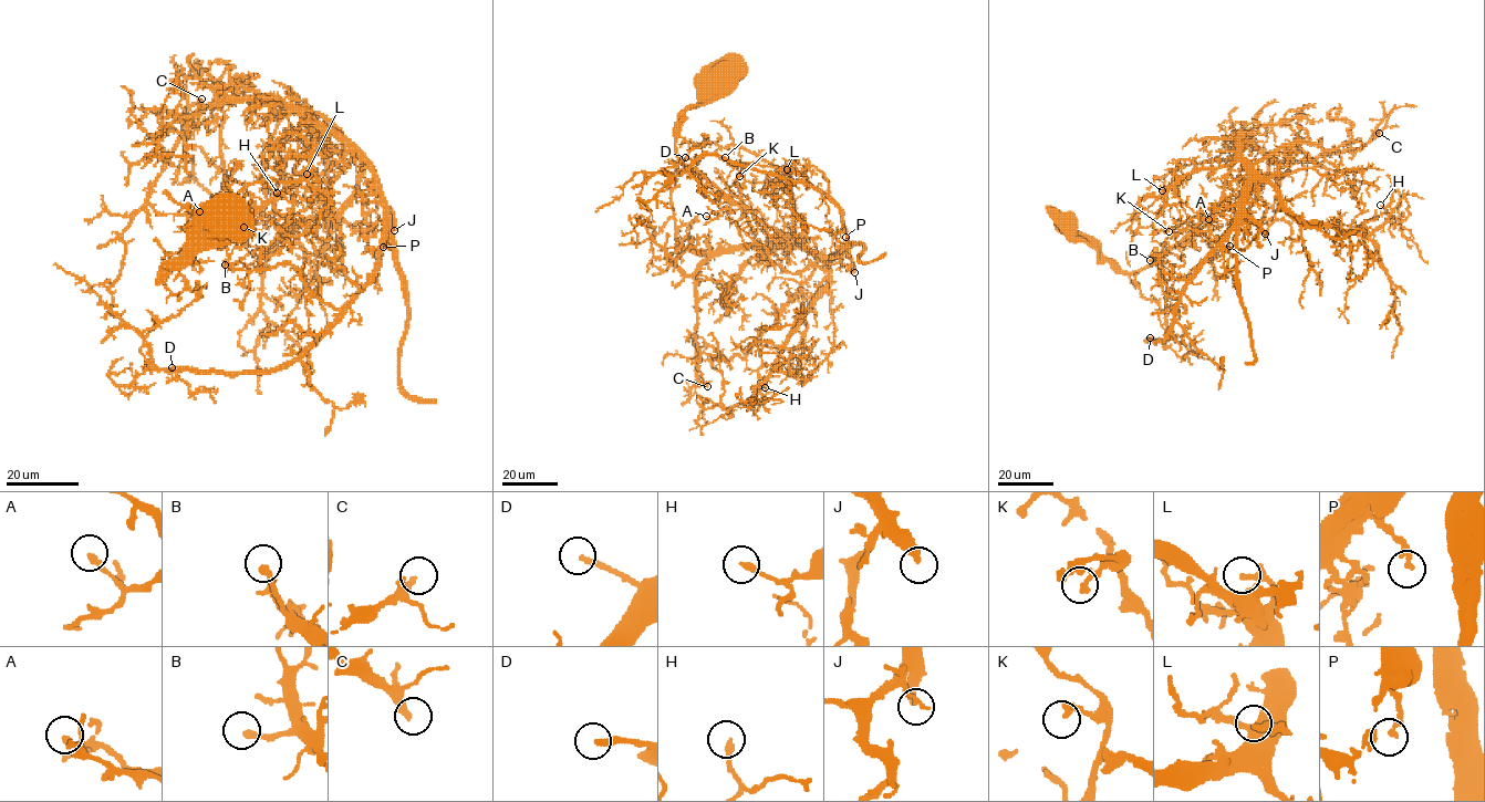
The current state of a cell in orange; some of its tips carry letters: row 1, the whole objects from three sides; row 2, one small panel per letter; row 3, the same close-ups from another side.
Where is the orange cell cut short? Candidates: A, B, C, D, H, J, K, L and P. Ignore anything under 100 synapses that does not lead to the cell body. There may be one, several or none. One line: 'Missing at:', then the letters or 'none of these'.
Missing at: J

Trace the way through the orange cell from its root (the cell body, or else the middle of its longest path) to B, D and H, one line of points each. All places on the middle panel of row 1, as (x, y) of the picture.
B: (725, 74), (687, 108), (678, 156), (800, 245), (833, 254), (847, 242), (843, 214), (803, 177), (725, 157)
D: (725, 74), (687, 108), (678, 156), (800, 245), (833, 254), (847, 242), (843, 214), (812, 187), (685, 157)
H: (725, 74), (704, 102), (687, 108), (676, 153), (770, 228), (806, 245), (830, 272), (765, 387)

